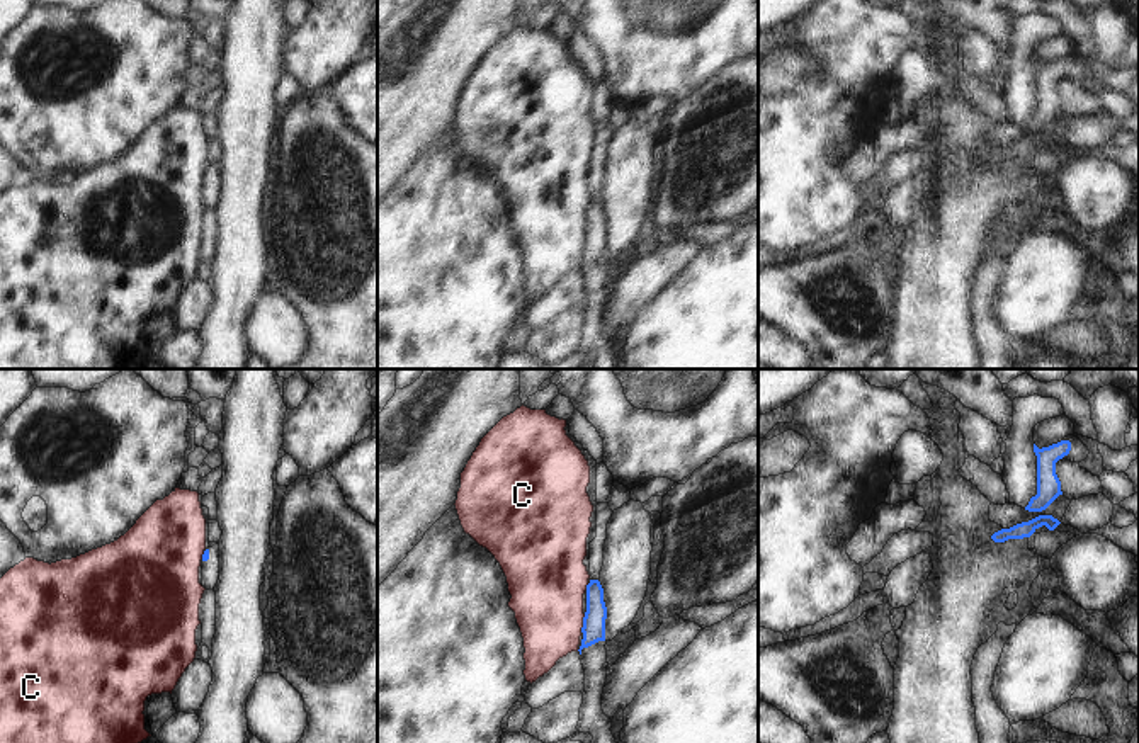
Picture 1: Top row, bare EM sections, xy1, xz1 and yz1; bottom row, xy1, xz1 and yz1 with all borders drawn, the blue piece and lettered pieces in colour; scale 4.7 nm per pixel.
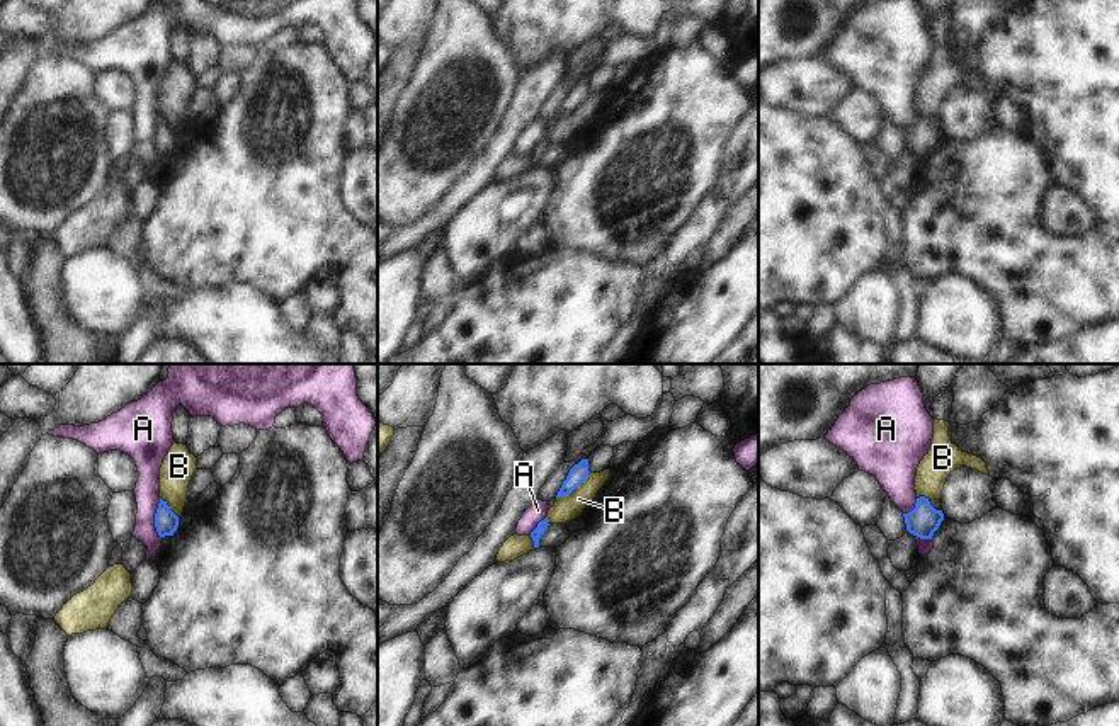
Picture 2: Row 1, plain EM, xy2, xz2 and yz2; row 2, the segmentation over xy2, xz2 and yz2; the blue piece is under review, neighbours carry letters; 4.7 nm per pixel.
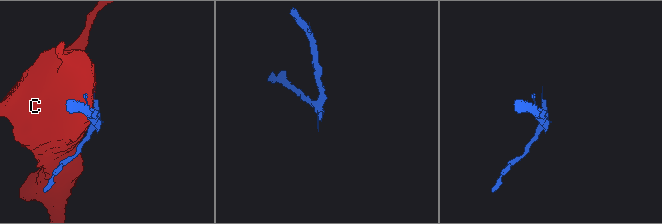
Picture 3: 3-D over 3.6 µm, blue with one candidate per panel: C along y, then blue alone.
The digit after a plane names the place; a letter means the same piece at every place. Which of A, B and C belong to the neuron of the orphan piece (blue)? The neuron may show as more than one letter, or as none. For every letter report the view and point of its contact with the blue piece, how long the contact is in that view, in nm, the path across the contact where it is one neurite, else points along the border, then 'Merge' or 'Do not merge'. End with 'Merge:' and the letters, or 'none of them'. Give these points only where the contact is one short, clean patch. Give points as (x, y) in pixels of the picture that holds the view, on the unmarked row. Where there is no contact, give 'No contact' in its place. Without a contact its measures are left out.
A: Touches blue at xy2 (155, 138). Shared border 190 nm. Boundary: xy2 (160, 118), (155, 128), (155, 150), (162, 157). Do not merge
B: Touches blue at xz2 (573, 107). Shared border 200 nm. Boundary: xz2 (589, 90), (577, 106), (556, 118). Do not merge
C: Touches blue at xz1 (583, 242). Shared border 90 nm. Do not merge
Merge: none of them.

